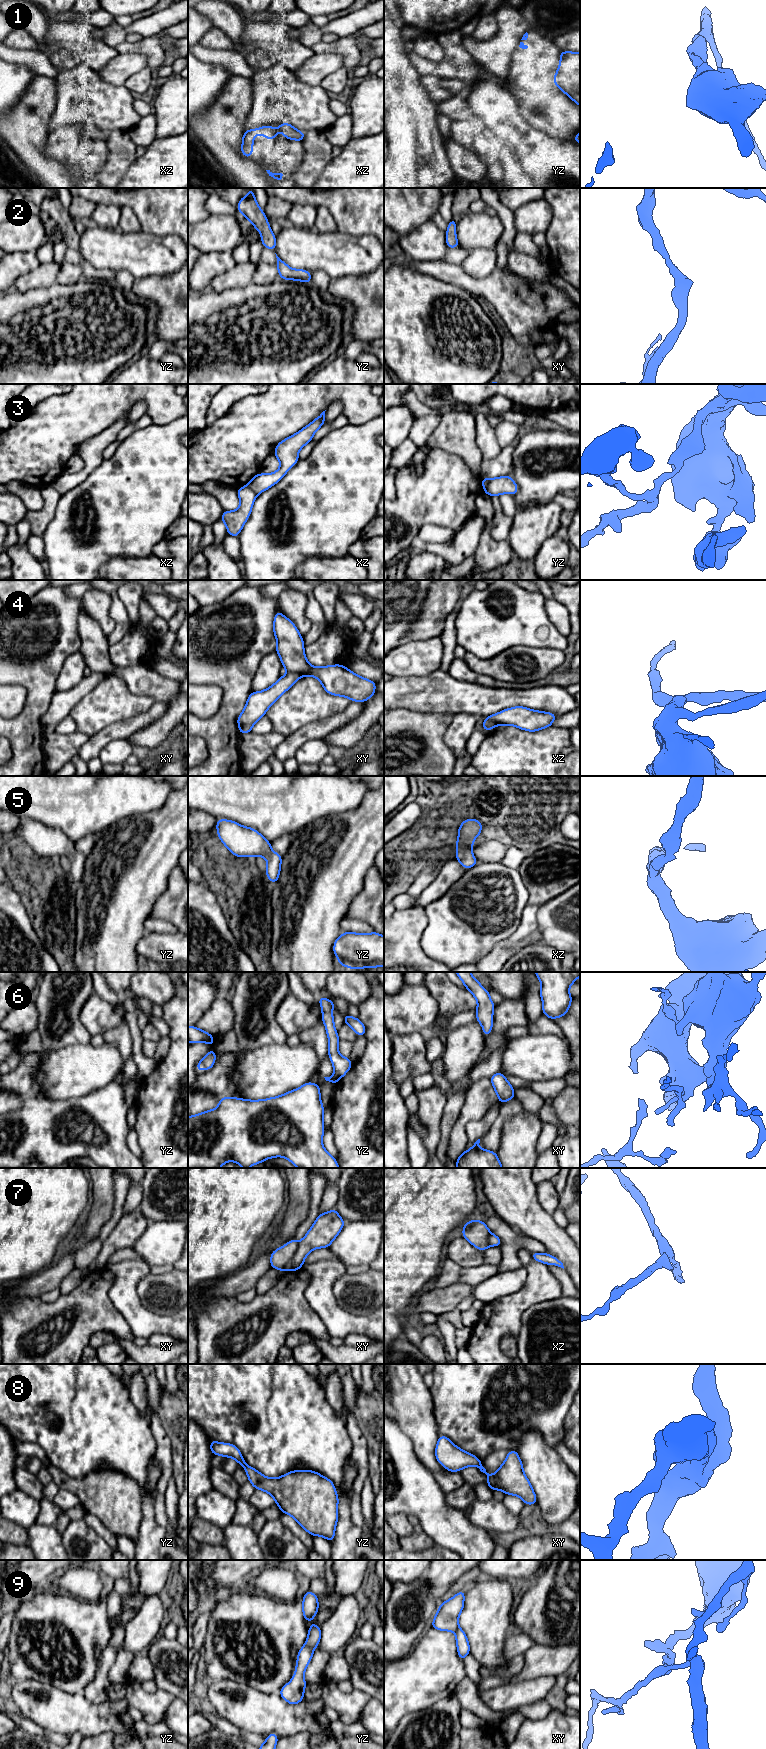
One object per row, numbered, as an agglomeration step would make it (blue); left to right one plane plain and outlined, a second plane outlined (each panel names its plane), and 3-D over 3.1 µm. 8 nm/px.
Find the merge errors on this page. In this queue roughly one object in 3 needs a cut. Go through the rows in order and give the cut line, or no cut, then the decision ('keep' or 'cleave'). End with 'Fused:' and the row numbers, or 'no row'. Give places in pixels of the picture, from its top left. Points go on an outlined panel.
1: no cut; keep
2: no cut; keep
3: cut in yz along (490, 479), (484, 491); cleave
4: cut in xy along (288, 672), (294, 672), (299, 676); cleave
5: no cut; keep
6: no cut; keep
7: cut in xy along (298, 1243), (294, 1256), (283, 1270); cleave
8: cut in yz along (246, 1464), (243, 1466); cleave
9: cut in xy along (459, 1628), (455, 1632); cleave
Fused: 3, 4, 7, 8, 9

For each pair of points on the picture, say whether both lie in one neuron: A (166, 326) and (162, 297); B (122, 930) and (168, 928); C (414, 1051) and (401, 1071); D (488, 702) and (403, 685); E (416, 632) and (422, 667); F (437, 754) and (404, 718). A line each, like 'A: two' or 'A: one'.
A: one
B: two
C: one
D: one
E: two
F: one

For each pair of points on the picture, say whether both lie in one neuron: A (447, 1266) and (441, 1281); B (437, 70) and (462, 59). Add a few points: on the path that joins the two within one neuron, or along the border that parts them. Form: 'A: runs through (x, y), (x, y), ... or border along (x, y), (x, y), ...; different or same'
A: runs through (447, 1270), (445, 1277); same
B: runs through (443, 69), (456, 64); same

